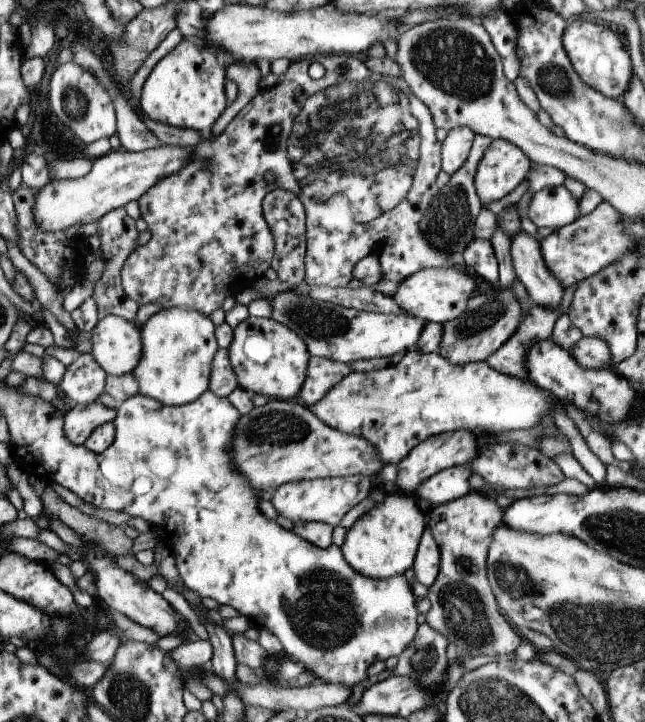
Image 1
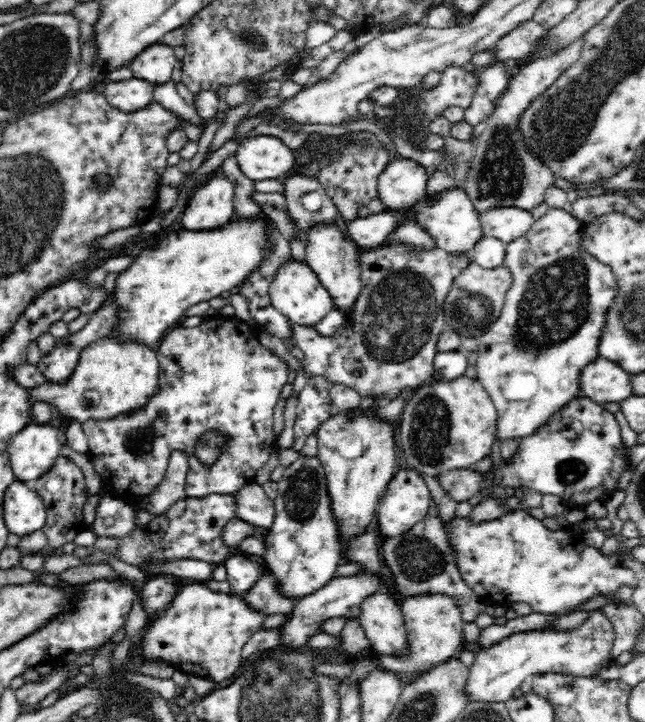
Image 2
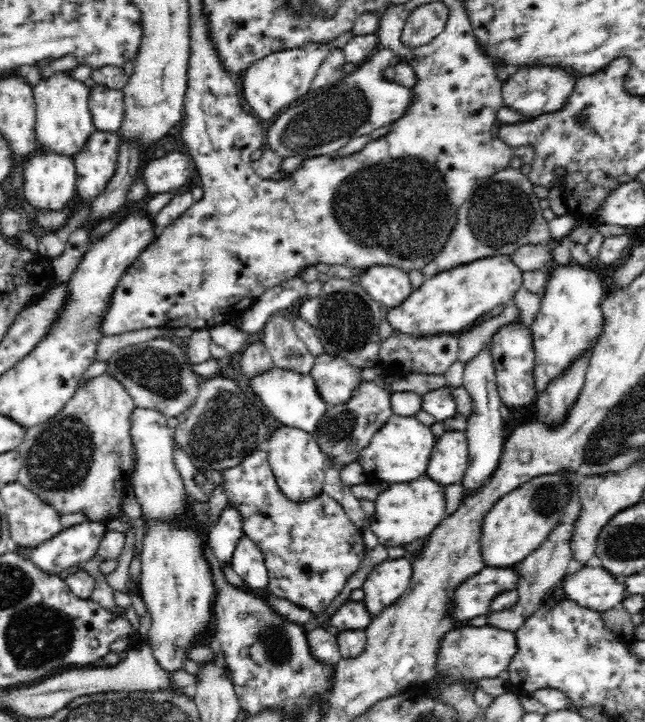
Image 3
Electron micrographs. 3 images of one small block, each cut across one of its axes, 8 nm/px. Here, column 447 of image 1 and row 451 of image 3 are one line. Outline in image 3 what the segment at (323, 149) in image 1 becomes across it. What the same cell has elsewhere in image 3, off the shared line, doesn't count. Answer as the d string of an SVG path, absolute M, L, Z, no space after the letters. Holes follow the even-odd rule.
M264 447L254 450L240 464L225 468L221 471L221 477L230 506L242 517L243 534L263 552L269 574L269 583L265 589L278 598L285 598L292 604L309 610L314 617L320 616L342 592L348 578L358 570L368 550L362 539L363 531L354 525L337 500L324 492L310 499L310 502L293 502L288 499L278 487Z

